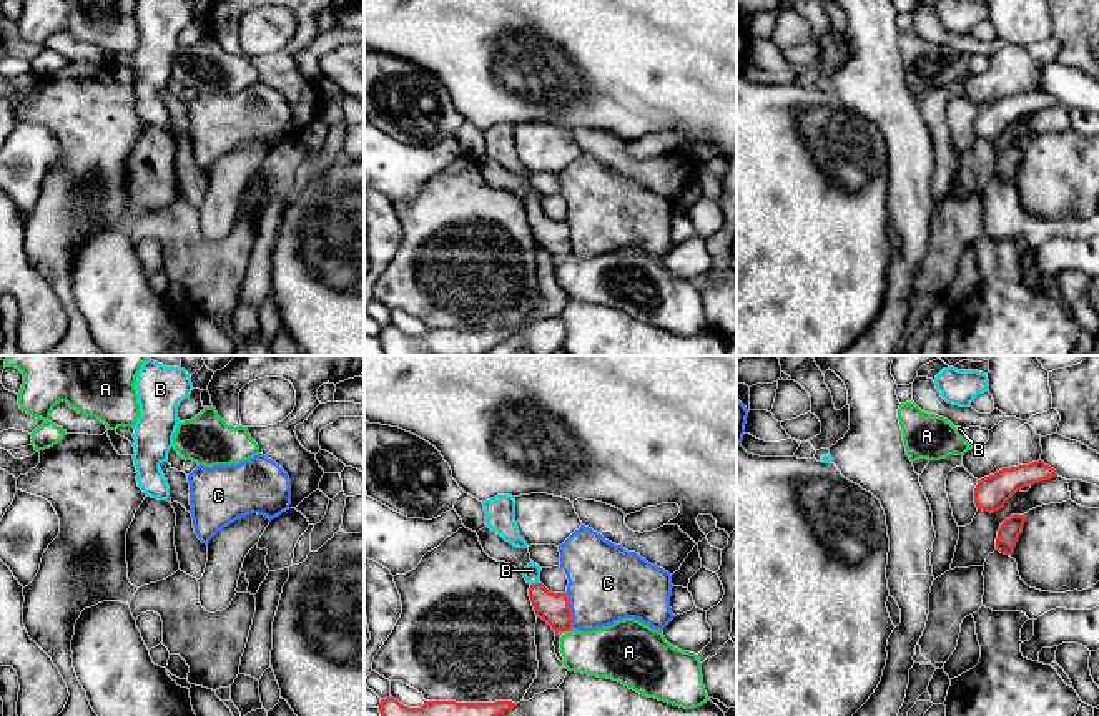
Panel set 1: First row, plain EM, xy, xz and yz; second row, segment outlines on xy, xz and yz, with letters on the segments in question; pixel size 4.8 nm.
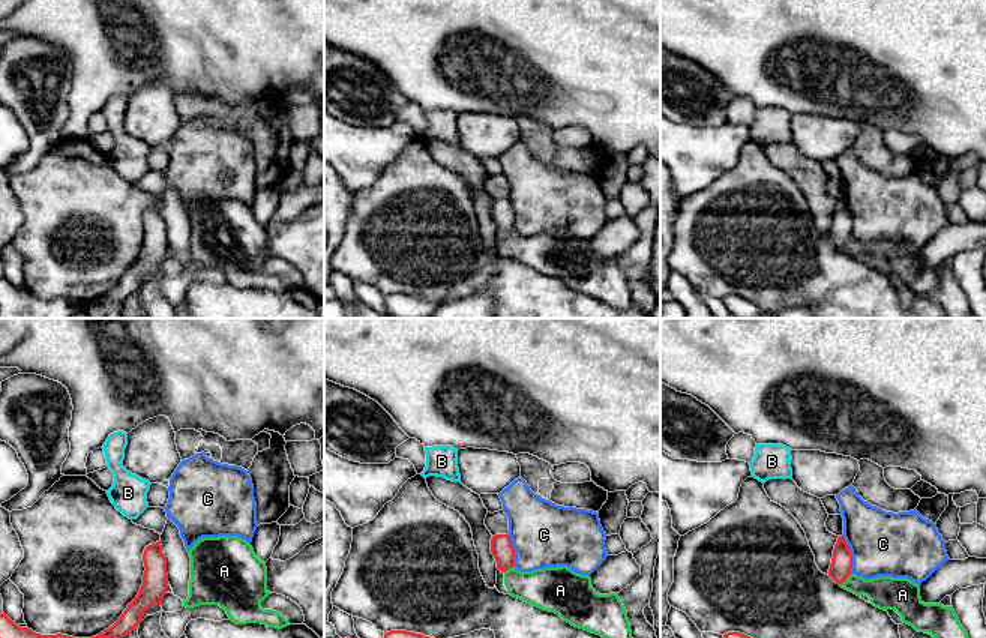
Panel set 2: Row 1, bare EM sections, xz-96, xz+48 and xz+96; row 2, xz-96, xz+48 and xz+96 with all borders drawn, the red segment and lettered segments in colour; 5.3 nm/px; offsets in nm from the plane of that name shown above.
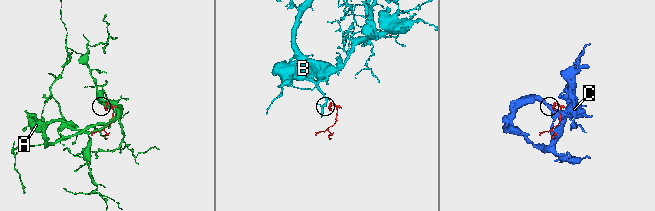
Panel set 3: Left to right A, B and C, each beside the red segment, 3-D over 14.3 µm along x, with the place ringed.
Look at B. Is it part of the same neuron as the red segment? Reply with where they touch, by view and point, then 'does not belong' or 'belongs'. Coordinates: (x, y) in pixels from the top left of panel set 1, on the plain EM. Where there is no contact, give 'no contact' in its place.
contact xz (536, 211); belongs

